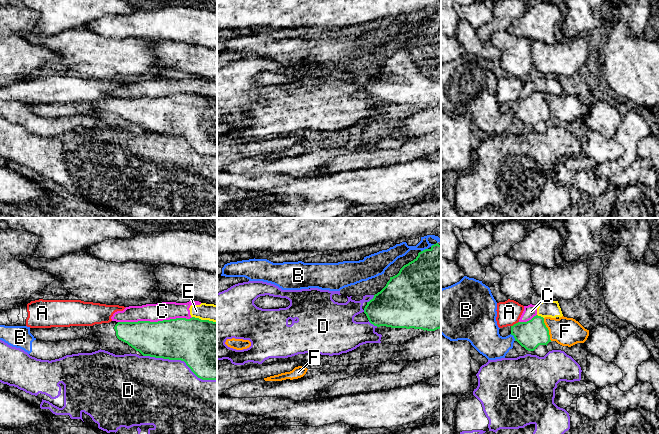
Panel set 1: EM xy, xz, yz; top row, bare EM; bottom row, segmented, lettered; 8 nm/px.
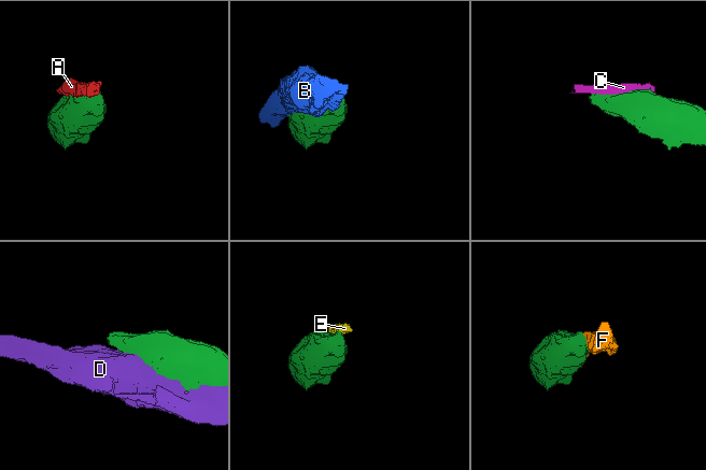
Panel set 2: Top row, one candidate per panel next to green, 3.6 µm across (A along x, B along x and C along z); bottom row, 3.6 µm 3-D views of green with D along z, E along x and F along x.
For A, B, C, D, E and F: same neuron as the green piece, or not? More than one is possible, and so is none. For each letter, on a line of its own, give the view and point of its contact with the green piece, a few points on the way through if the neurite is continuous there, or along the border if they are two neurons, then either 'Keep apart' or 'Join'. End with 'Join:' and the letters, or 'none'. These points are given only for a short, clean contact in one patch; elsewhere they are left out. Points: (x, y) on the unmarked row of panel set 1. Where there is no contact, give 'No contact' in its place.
A: Touches green at yz (514, 100). Keep apart
B: Touches green at yz (514, 113). Keep apart
C: Touches green at xy (155, 98). Keep apart
D: Touches green at xy (180, 135). Keep apart
E: Touches green at yz (540, 92). Keep apart
F: Touches green at yz (547, 105). Keep apart
Join: none

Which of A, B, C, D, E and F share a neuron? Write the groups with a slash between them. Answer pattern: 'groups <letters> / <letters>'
groups A / B / C E / D / F

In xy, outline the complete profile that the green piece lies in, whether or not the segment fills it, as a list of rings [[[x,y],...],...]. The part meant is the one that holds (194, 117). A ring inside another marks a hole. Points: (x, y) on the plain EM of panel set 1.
[[[192,93],[158,98],[116,98],[93,102],[30,104],[30,109],[40,117],[58,118],[76,116],[91,111],[99,114],[100,125],[115,131],[130,130],[131,122],[139,132],[181,136],[202,156],[217,156],[217,98]]]

